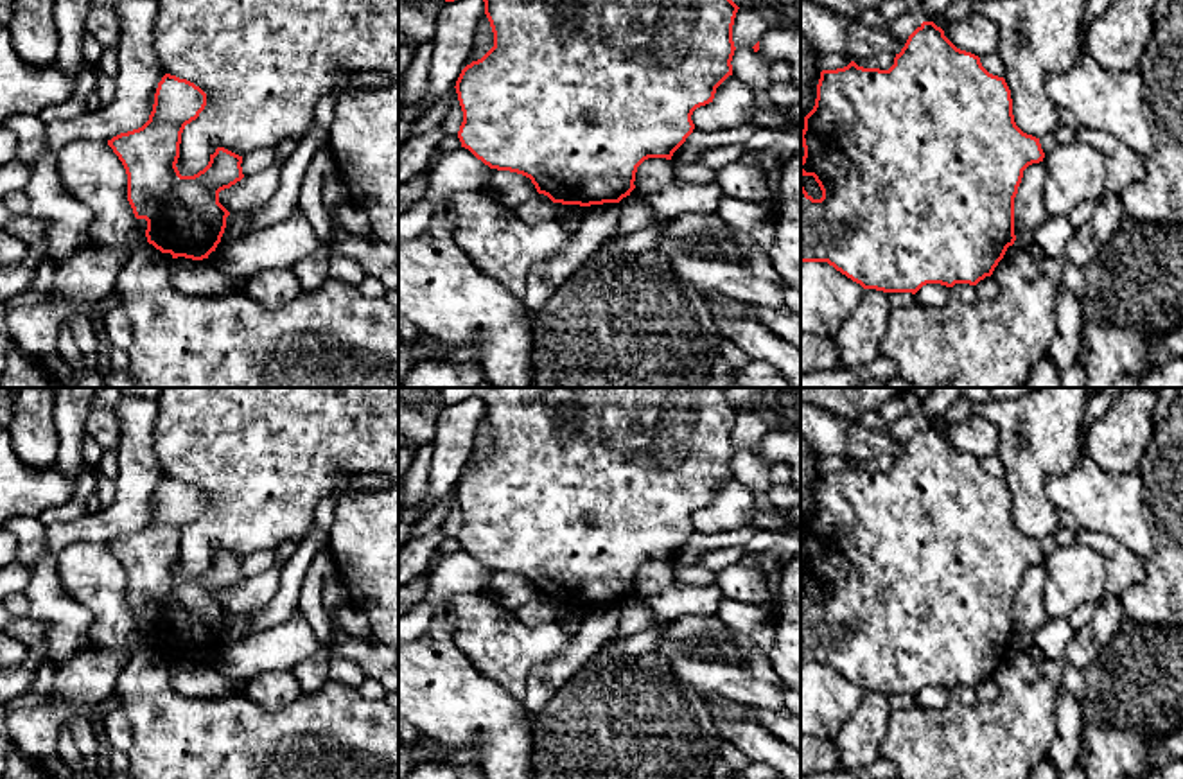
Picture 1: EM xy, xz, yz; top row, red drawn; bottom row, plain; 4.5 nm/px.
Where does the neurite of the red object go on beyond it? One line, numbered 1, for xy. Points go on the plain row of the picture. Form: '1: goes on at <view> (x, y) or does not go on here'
1: does not go on here

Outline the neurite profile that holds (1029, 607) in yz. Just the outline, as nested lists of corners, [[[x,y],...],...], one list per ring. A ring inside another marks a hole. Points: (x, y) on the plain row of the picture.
[[[1043,564],[1029,567],[1014,600],[1014,646],[1021,652],[1030,646],[1034,634],[1048,617],[1043,598],[1045,580]]]

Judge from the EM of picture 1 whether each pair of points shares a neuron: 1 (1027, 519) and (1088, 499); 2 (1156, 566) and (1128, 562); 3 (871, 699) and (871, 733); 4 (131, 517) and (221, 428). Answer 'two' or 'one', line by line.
1: two
2: two
3: one
4: two

